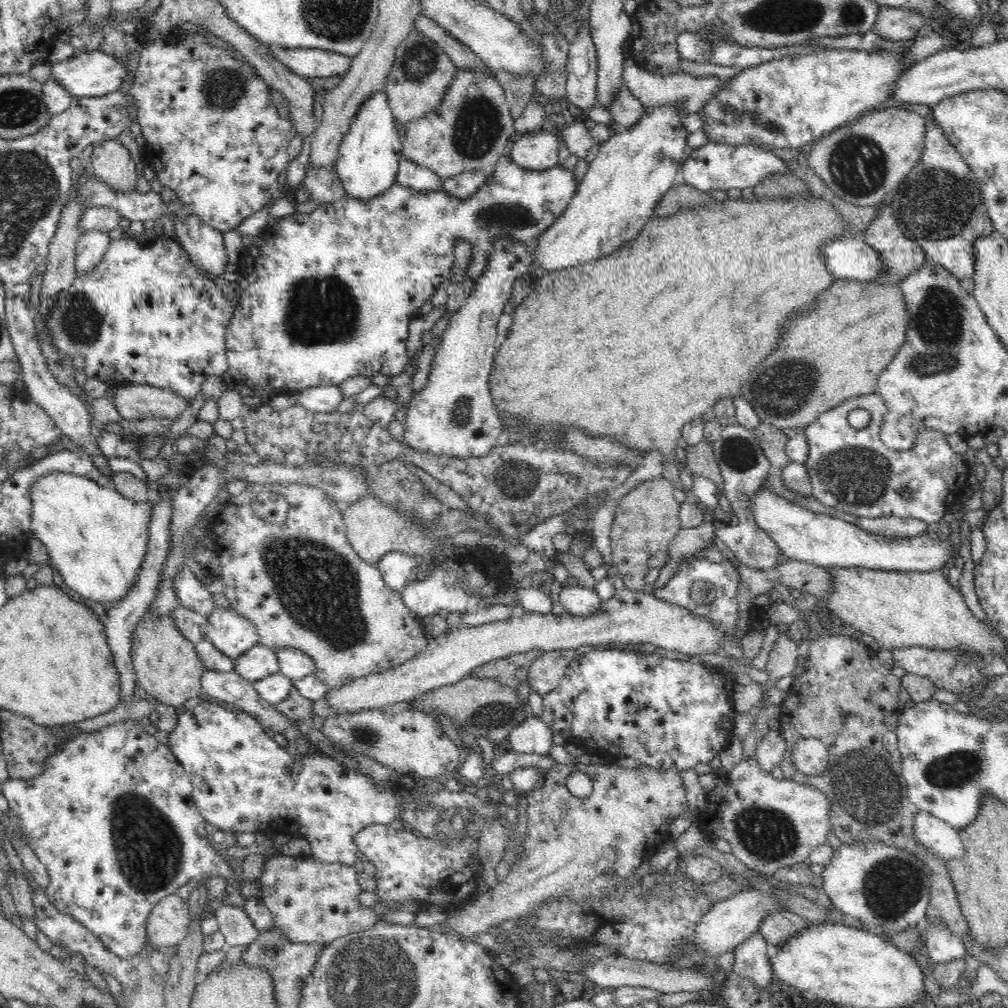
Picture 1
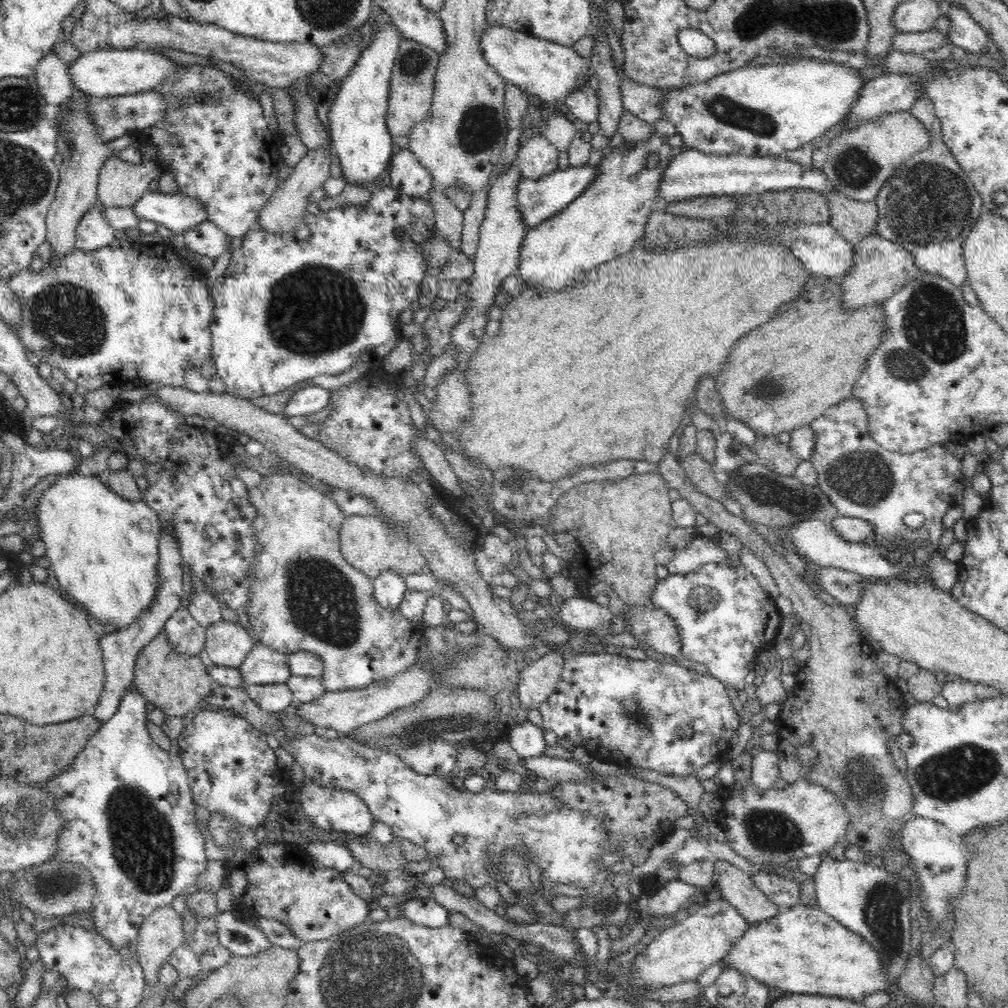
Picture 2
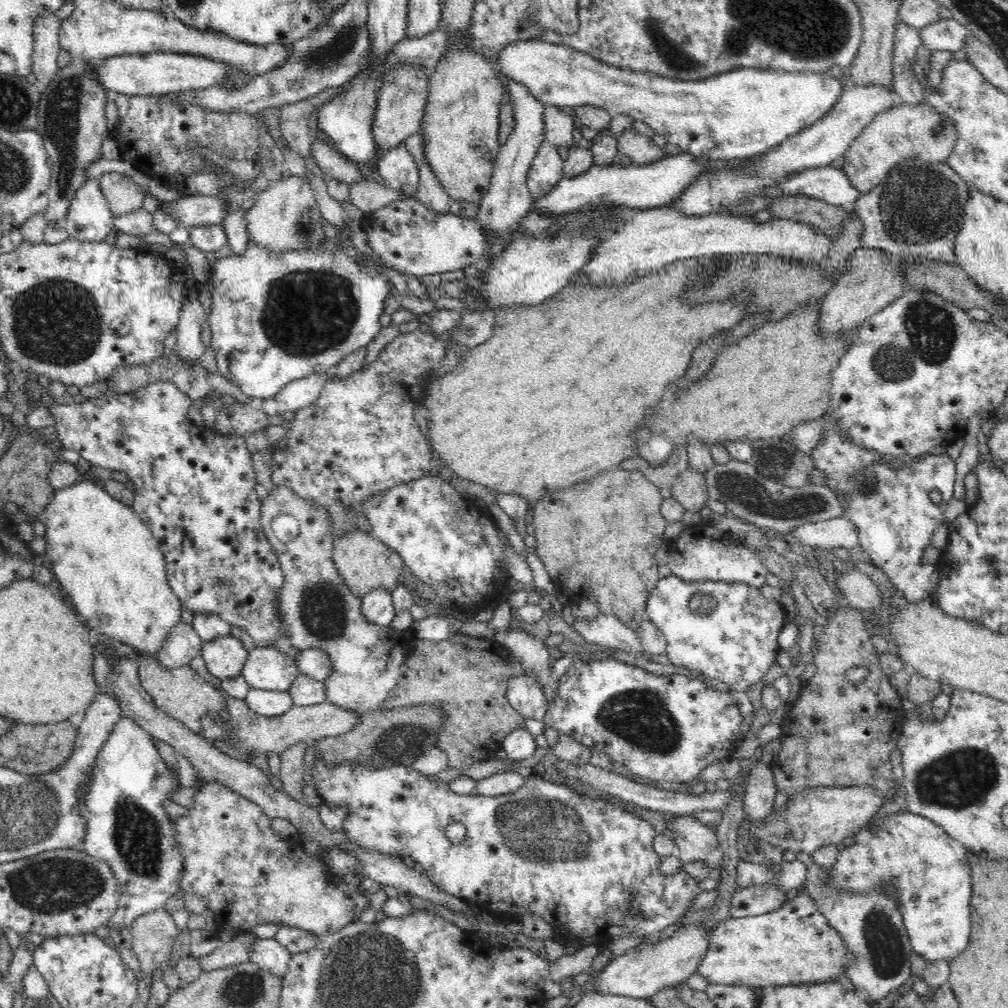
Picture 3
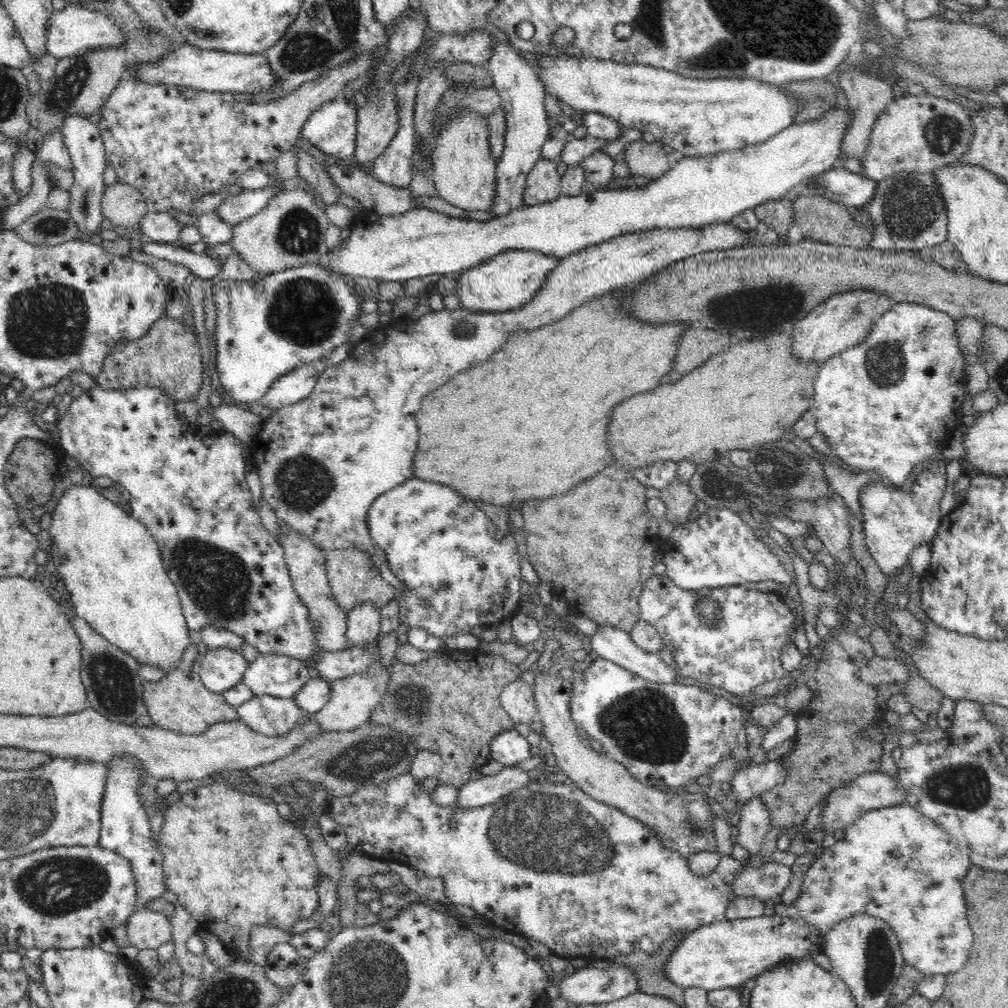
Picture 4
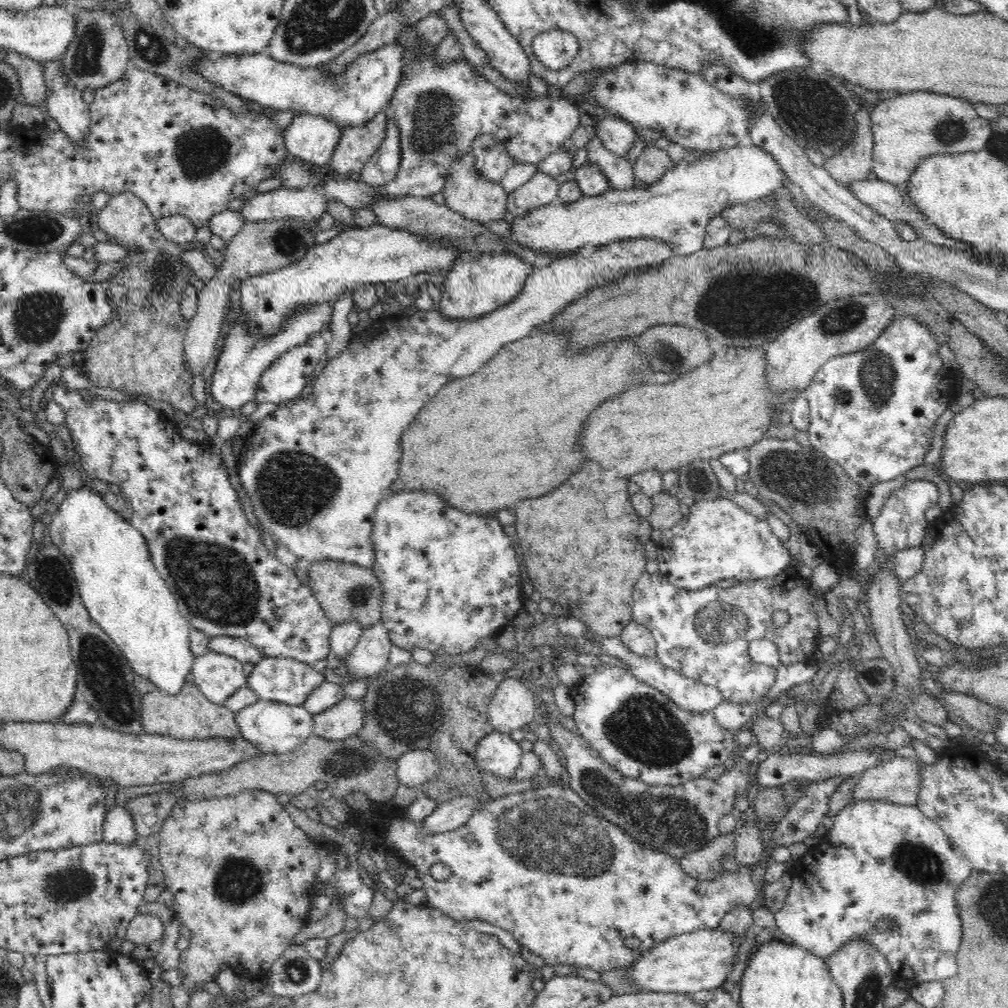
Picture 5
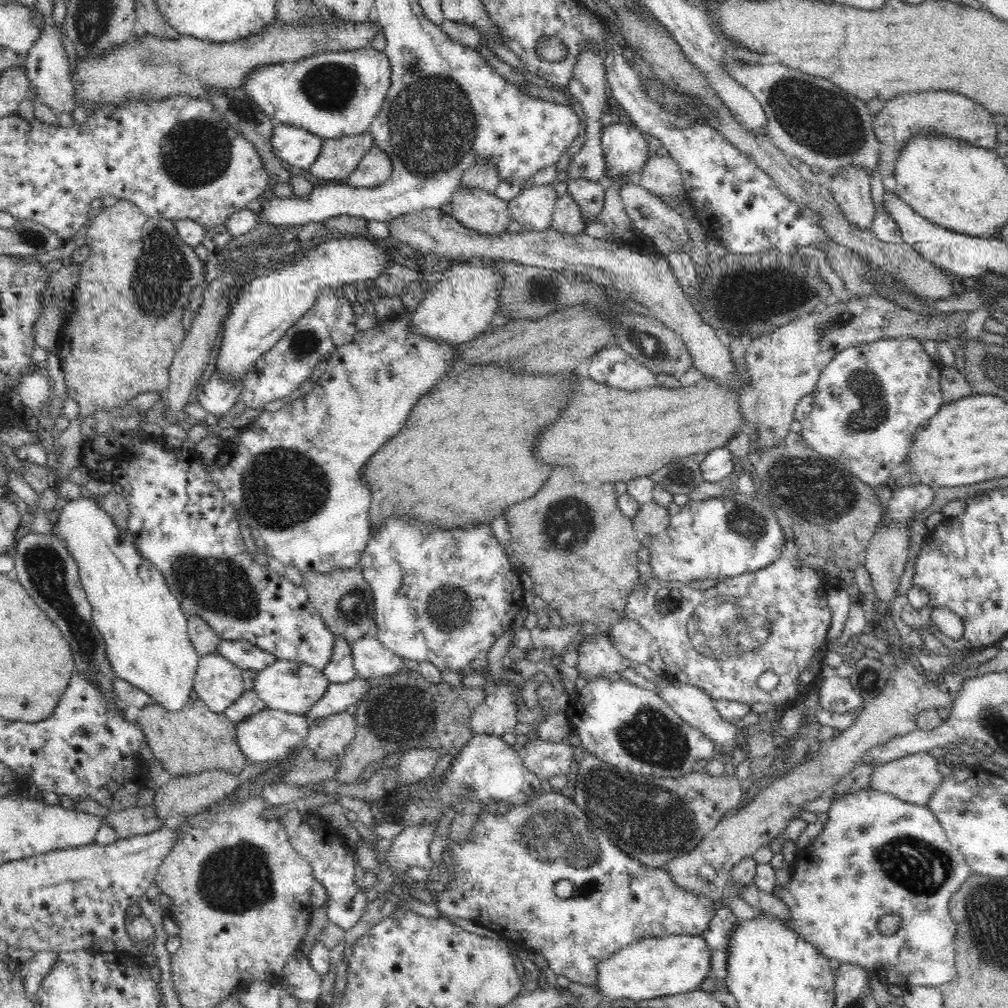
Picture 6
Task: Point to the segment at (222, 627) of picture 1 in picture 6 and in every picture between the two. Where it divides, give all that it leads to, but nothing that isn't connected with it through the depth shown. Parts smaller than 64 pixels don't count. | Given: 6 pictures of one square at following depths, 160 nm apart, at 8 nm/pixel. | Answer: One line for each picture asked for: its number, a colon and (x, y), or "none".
2: (227, 645)
3: (225, 657)
4: (222, 668)
5: (218, 676)
6: (219, 683)

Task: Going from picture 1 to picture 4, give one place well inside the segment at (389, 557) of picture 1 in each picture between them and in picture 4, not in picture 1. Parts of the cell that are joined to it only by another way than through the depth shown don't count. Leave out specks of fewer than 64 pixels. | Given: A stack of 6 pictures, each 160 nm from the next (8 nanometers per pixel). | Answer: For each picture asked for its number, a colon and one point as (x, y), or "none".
2: (390, 588)
3: (377, 607)
4: (365, 622)

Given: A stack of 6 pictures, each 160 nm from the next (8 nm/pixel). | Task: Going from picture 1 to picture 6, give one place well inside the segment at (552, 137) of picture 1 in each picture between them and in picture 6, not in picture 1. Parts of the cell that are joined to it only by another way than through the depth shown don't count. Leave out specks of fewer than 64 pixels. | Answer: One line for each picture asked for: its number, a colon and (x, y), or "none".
2: (537, 158)
3: (546, 172)
4: (543, 184)
5: (541, 190)
6: (533, 209)

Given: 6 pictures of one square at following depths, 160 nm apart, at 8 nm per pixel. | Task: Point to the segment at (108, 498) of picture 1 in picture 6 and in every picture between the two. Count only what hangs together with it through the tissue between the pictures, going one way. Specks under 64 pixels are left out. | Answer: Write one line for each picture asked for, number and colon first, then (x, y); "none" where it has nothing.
2: (103, 550)
3: (108, 563)
4: (112, 567)
5: (121, 588)
6: (144, 627)

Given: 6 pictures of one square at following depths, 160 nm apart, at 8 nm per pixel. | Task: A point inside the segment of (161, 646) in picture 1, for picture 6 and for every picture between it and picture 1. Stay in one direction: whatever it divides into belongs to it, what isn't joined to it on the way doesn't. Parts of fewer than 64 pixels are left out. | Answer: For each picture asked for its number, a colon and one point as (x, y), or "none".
2: (175, 683)
3: (184, 695)
4: (179, 702)
5: (189, 715)
6: (195, 739)

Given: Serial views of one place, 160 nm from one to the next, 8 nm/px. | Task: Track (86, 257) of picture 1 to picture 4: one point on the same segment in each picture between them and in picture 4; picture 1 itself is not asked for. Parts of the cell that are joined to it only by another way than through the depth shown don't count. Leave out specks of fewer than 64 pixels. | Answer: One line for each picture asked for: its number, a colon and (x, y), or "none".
2: (93, 232)
3: (89, 218)
4: (82, 138)

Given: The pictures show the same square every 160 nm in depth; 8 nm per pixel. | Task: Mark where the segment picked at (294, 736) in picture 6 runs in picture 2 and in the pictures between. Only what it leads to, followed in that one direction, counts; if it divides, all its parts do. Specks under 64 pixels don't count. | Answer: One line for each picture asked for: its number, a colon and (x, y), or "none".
2: (270, 697)
3: (268, 703)
4: (272, 716)
5: (273, 728)

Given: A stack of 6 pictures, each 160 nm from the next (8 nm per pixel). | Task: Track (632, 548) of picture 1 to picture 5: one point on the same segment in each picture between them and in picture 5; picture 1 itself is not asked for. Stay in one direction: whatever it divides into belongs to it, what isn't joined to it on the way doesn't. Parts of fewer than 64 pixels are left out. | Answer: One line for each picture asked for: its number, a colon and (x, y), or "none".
2: (613, 529)
3: (597, 539)
4: (593, 545)
5: (585, 552)

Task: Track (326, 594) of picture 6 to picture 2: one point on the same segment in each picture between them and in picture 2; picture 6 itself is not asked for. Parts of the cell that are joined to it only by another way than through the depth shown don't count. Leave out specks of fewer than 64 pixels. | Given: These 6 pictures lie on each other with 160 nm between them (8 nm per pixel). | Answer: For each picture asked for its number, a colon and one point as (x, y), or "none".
2: (368, 543)
3: (365, 563)
4: (355, 580)
5: (347, 592)

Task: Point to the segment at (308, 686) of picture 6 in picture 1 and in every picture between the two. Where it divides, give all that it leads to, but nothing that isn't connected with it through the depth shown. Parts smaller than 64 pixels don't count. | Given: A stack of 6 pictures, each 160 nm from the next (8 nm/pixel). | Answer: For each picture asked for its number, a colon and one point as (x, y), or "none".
1: (259, 662)
2: (264, 665)
3: (266, 668)
4: (275, 675)
5: (287, 681)

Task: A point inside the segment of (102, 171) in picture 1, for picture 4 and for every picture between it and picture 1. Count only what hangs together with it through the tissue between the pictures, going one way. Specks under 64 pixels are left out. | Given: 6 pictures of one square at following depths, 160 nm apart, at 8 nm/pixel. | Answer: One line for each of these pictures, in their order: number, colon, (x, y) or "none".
2: (121, 184)
3: (124, 196)
4: (124, 206)

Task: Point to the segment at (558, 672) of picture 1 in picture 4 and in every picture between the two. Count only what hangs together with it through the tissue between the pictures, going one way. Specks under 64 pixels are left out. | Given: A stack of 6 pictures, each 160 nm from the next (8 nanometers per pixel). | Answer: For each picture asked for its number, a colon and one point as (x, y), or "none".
2: (537, 682)
3: (525, 695)
4: (517, 699)

